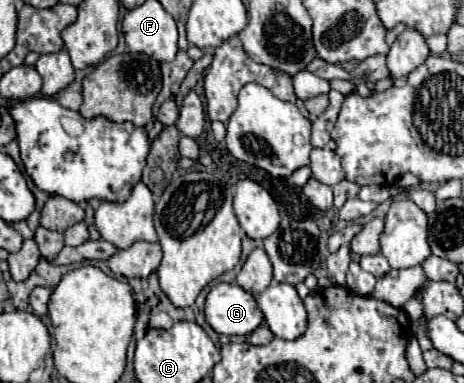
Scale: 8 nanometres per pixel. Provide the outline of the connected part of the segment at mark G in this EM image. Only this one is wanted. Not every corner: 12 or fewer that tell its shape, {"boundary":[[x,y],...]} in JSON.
{"boundary":[[215,285],[205,319],[219,335],[249,335],[263,321],[251,293]]}

